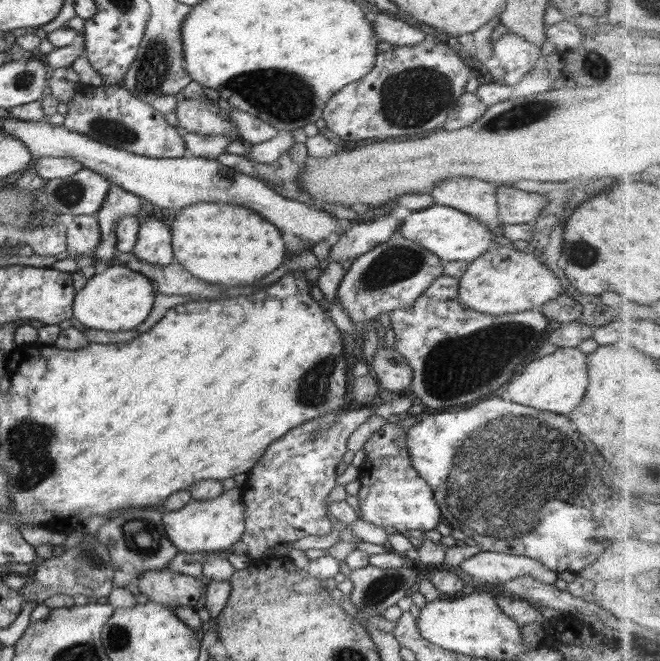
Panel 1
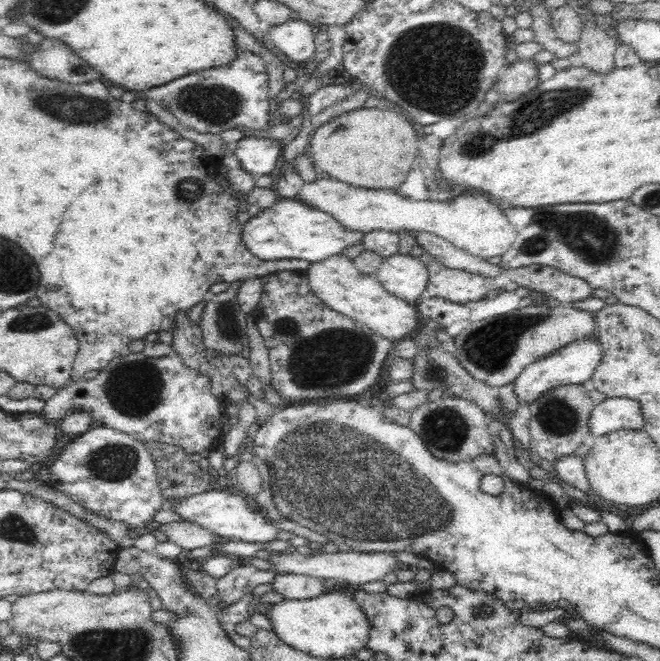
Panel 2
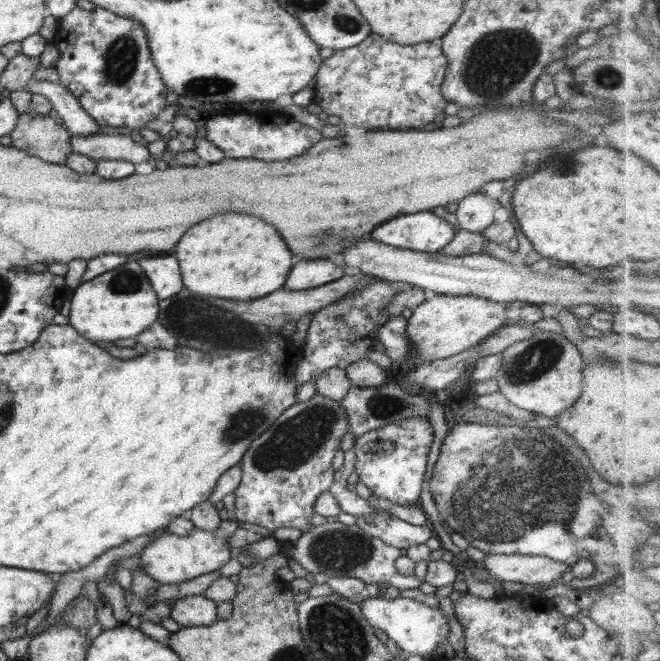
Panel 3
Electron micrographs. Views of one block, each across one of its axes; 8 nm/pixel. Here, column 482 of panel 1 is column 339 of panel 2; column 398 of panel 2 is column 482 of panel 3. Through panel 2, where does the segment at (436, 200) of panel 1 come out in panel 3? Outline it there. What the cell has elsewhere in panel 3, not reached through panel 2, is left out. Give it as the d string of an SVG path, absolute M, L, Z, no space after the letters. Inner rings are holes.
M478 192L465 196L459 203L454 214L460 228L468 232L481 233L494 223L494 212L501 205L498 200Z

